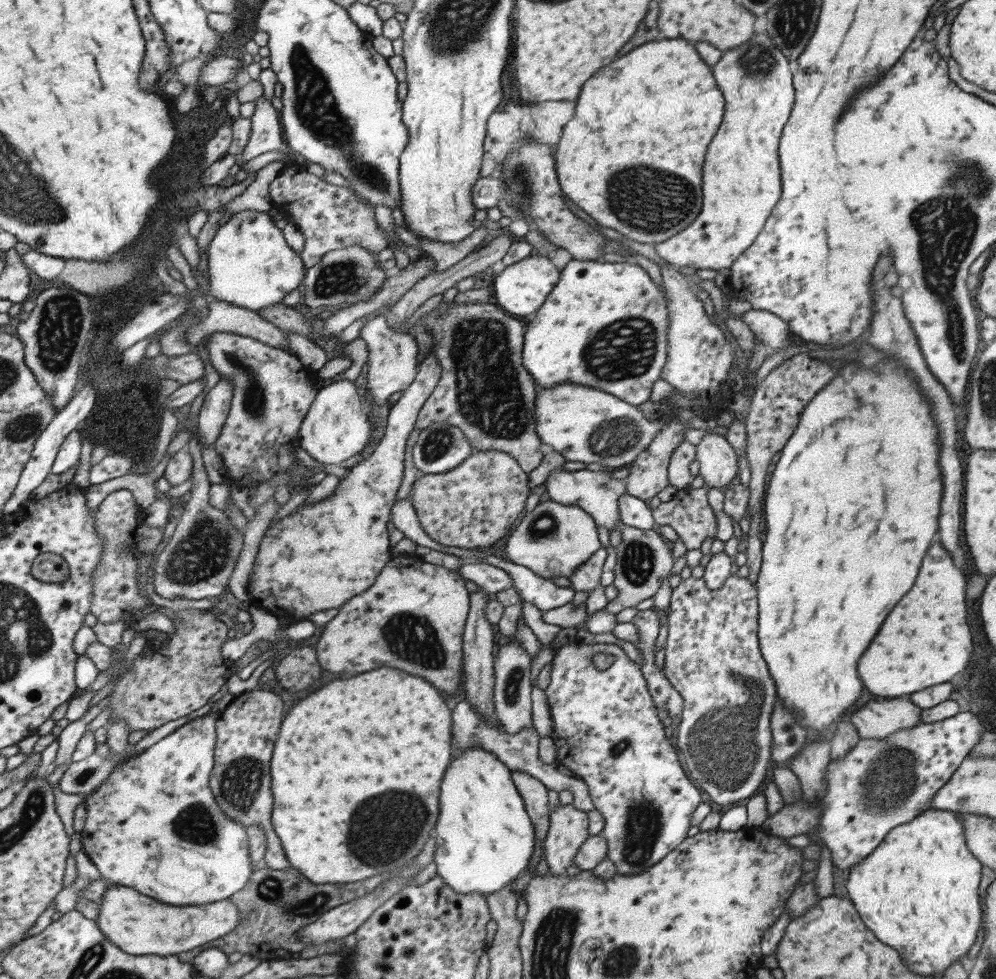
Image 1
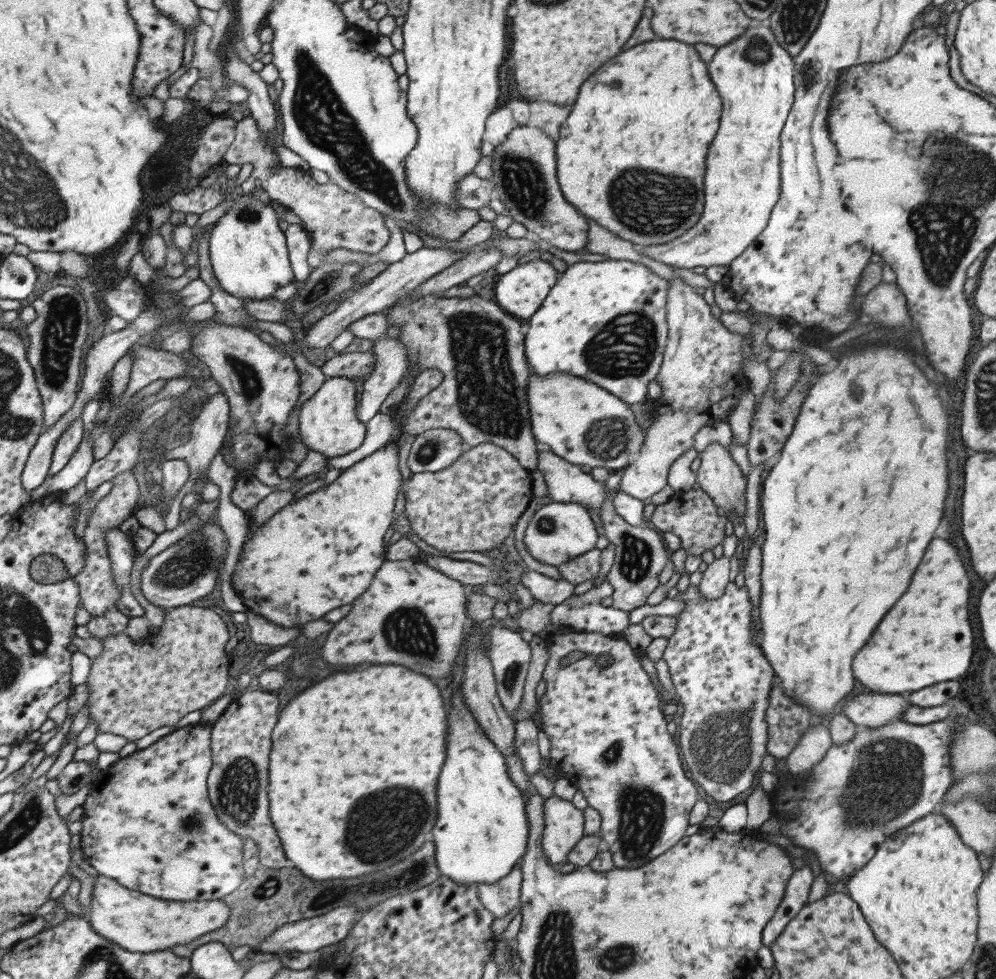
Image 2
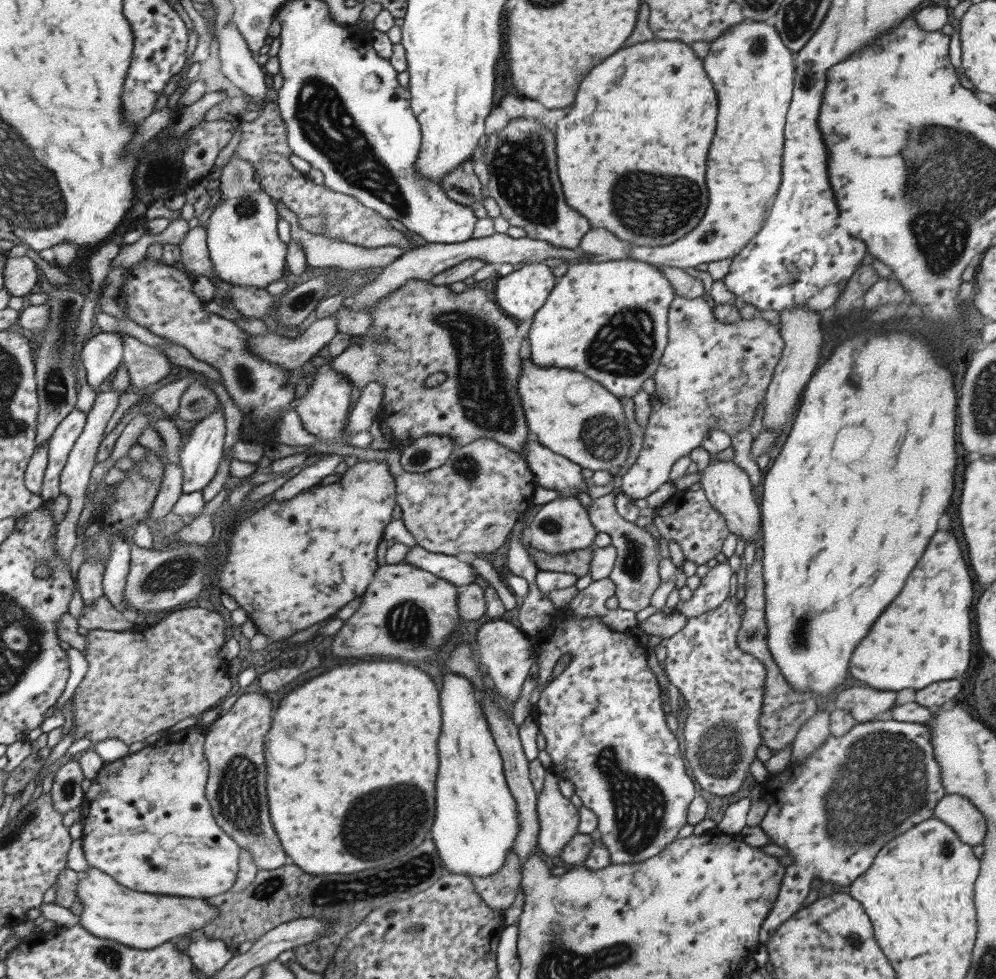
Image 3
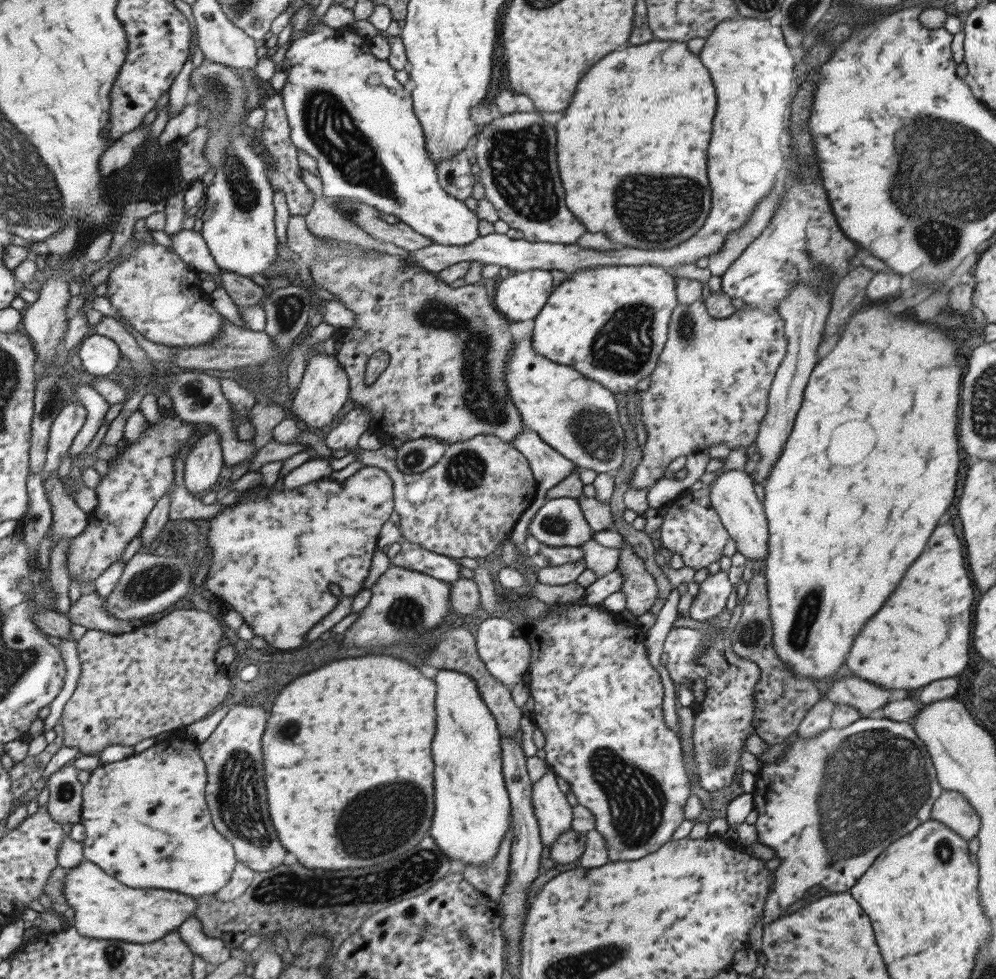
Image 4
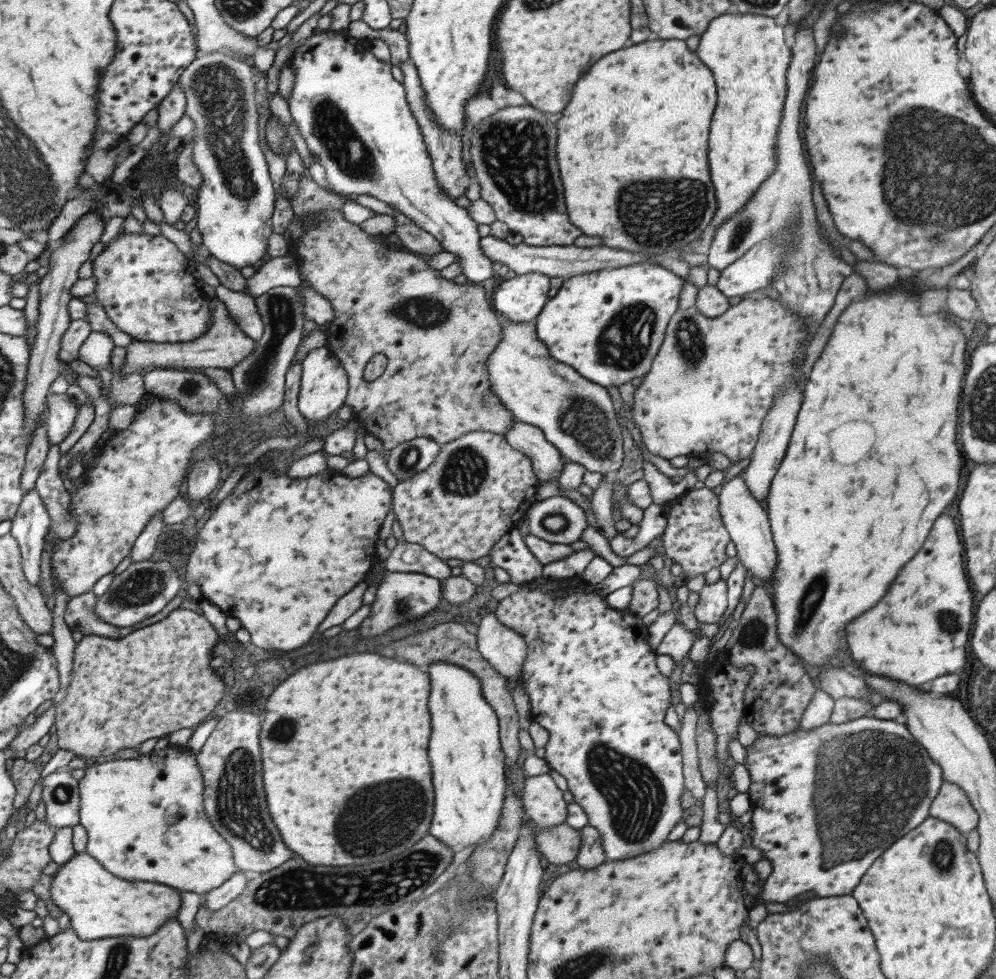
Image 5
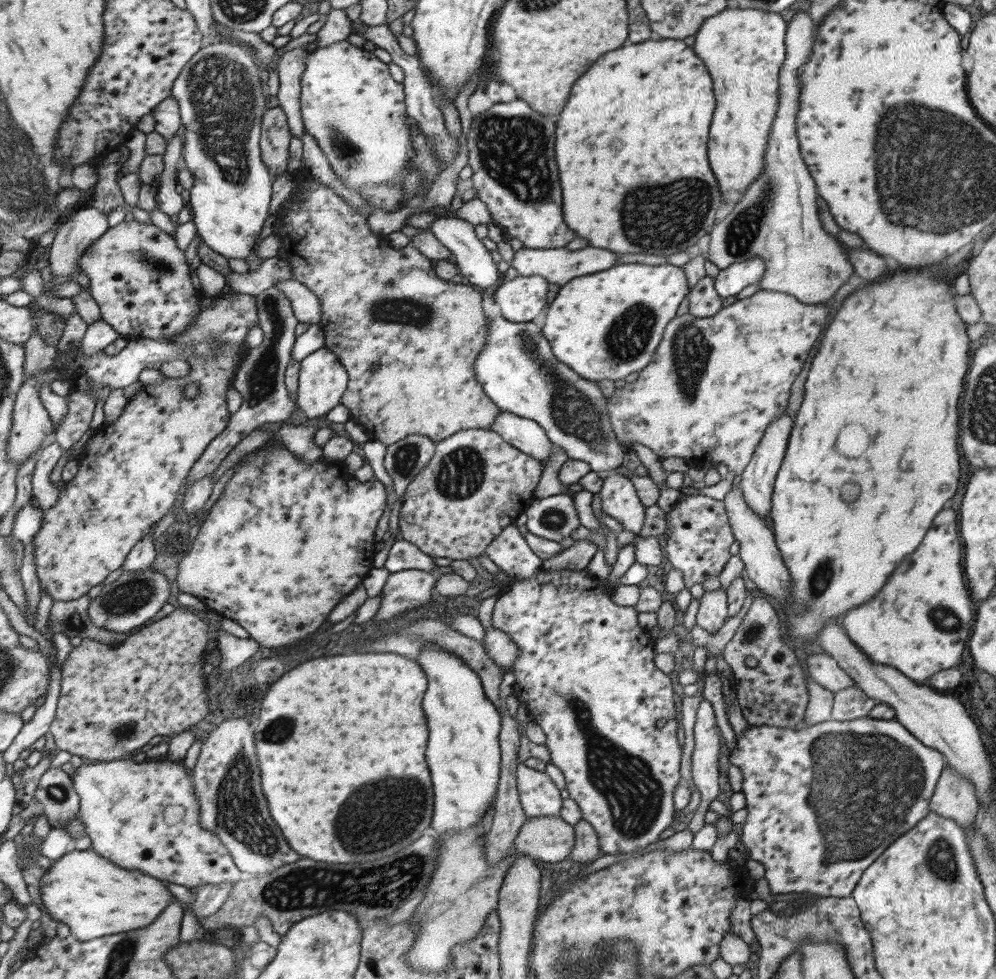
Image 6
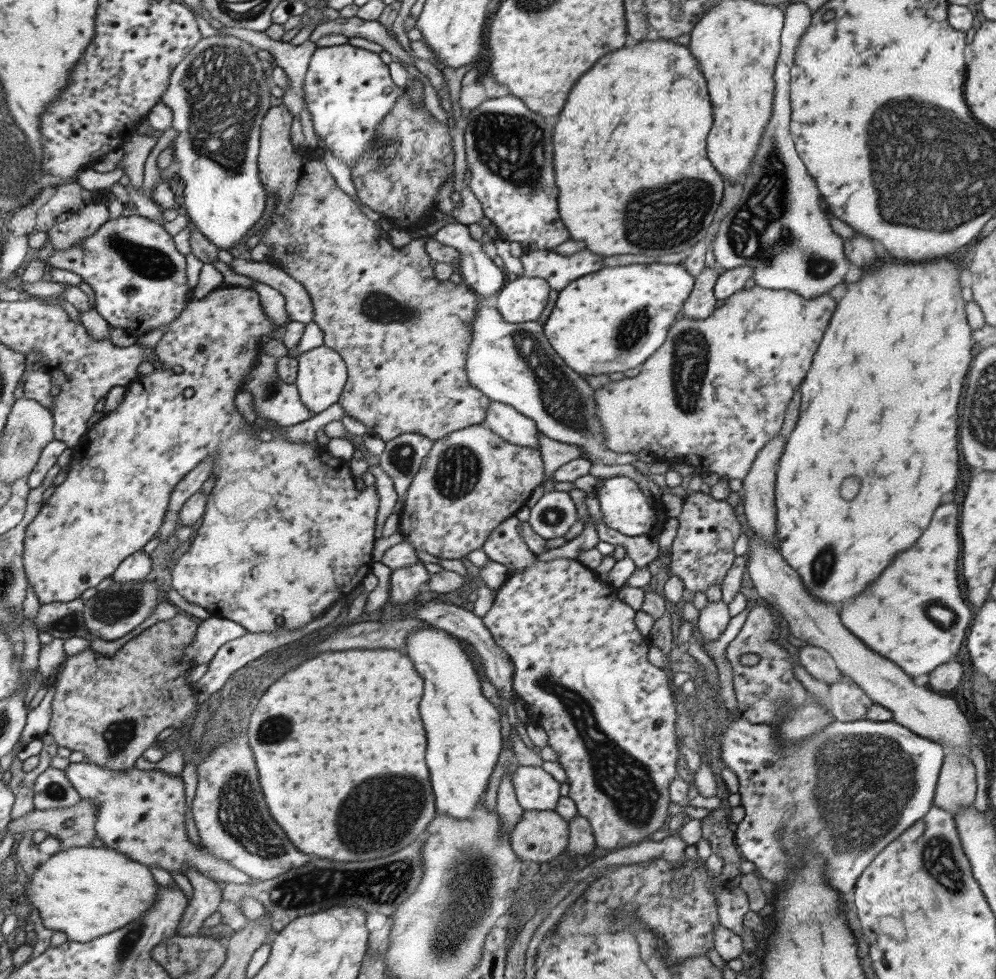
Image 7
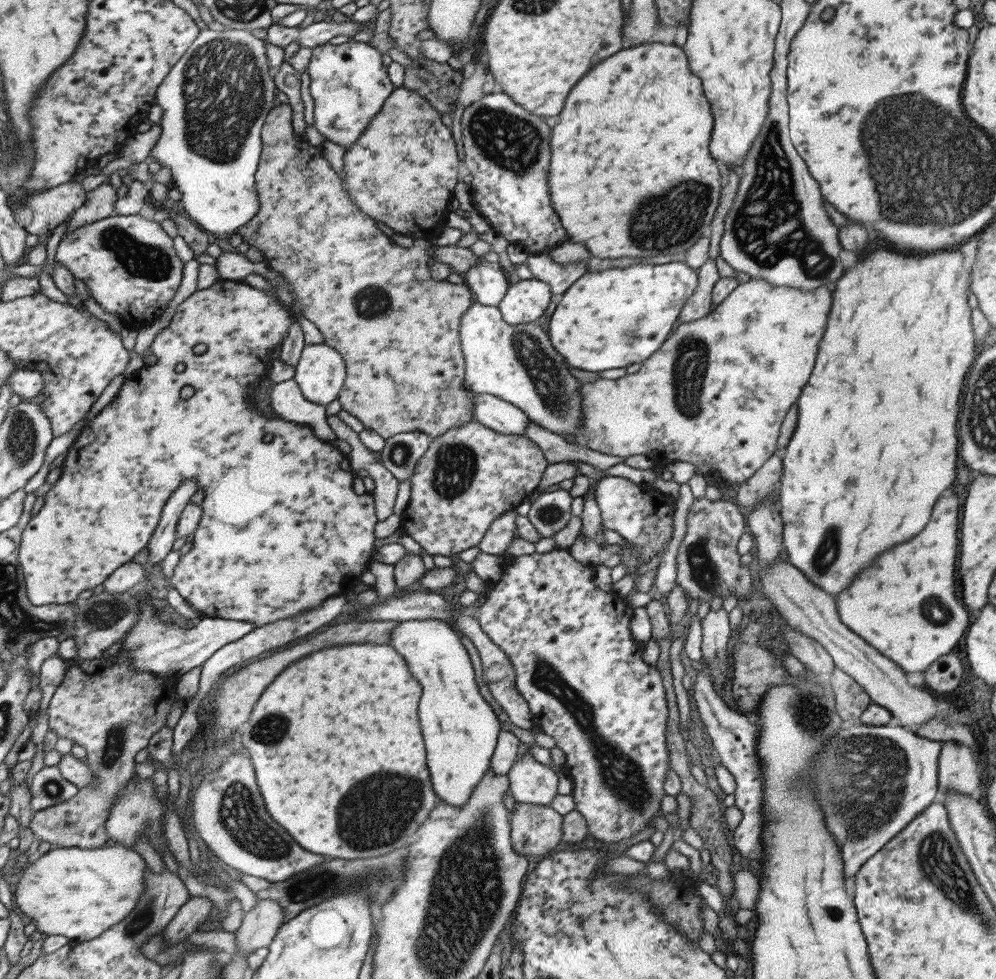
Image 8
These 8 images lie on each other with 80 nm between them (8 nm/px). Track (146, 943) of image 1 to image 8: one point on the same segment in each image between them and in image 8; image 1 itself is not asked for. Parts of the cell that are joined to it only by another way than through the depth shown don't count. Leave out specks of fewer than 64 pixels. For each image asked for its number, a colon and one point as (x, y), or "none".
2: (139, 923)
3: (110, 911)
4: (103, 908)
5: (99, 905)
6: (93, 897)
7: (85, 892)
8: (78, 893)

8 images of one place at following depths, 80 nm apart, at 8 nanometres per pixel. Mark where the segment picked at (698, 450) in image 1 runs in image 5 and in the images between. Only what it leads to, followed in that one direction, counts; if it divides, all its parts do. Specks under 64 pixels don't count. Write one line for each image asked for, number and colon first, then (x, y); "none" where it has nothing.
2: (718, 476)
3: (726, 486)
4: (731, 494)
5: (747, 524)

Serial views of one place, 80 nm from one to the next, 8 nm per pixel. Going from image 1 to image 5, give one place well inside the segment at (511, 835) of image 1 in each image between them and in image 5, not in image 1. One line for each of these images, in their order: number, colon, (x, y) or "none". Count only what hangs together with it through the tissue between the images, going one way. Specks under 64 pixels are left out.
2: (480, 832)
3: (474, 825)
4: (471, 813)
5: (467, 764)

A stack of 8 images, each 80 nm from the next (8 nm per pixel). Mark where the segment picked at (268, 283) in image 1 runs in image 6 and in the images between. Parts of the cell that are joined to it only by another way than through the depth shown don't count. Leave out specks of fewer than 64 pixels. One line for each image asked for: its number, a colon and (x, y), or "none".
2: (247, 252)
3: (241, 238)
4: (237, 226)
5: (235, 198)
6: (218, 93)

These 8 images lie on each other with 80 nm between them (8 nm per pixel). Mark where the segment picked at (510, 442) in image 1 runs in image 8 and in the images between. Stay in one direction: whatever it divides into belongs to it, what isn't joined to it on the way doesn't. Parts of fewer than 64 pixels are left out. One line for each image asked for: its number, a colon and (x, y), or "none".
2: (479, 348)
3: (428, 329)
4: (428, 329)
5: (436, 335)
6: (379, 305)
7: (403, 335)
8: (374, 302)

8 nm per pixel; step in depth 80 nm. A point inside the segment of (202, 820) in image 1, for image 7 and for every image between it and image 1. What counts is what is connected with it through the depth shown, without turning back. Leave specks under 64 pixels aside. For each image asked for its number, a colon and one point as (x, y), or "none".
2: (147, 822)
3: (145, 820)
4: (146, 823)
5: (144, 820)
6: (143, 816)
7: (140, 814)

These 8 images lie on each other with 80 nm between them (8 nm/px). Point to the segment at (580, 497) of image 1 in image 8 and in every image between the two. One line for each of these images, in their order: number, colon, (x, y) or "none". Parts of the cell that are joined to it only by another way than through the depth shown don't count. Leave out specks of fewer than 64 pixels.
2: (565, 482)
3: (551, 471)
4: (548, 468)
5: (546, 461)
6: (524, 435)
7: (503, 420)
8: (492, 412)

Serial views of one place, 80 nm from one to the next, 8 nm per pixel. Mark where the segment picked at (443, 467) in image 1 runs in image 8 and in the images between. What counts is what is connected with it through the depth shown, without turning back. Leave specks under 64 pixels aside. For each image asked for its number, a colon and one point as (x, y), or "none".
2: (432, 450)
3: (427, 452)
4: (415, 456)
5: (404, 460)
6: (403, 459)
7: (401, 457)
8: (399, 455)

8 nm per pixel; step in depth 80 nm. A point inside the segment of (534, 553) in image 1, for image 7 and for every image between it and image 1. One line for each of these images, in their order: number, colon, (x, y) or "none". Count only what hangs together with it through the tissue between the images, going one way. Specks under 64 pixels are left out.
2: (558, 531)
3: (561, 525)
4: (558, 522)
5: (556, 519)
6: (553, 518)
7: (553, 513)

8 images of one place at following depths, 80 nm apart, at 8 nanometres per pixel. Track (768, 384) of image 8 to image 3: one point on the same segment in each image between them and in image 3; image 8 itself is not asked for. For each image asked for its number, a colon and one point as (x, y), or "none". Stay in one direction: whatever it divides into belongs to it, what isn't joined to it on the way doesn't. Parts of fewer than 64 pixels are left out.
3: (701, 353)
4: (702, 355)
5: (751, 350)
6: (713, 384)
7: (715, 391)

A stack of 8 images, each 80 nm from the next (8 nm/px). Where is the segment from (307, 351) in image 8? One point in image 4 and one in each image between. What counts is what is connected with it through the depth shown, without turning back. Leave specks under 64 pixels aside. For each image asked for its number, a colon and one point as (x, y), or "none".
4: (323, 389)
5: (323, 385)
6: (322, 379)
7: (320, 372)

